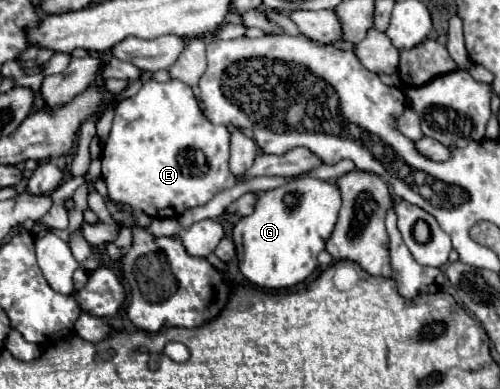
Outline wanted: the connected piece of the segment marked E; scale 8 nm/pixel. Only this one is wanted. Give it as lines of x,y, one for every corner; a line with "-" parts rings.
173,79
167,83
145,81
137,95
121,101
115,111
111,133
101,151
103,181
113,201
145,211
149,217
177,219
185,209
205,205
217,193
231,189
237,177
229,171
229,129
211,123
199,109
191,87

